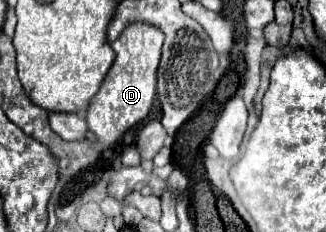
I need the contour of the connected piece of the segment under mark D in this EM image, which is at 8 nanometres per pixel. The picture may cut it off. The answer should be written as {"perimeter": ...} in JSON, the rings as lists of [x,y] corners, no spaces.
{"perimeter":[[[129,24],[115,42],[111,42],[111,48],[115,52],[115,62],[109,68],[101,90],[95,94],[95,98],[89,104],[87,110],[87,124],[89,130],[95,134],[97,140],[101,140],[105,146],[113,146],[121,140],[121,136],[147,118],[153,98],[155,98],[155,74],[161,58],[161,46],[163,46],[163,32],[157,26],[151,24]]]}

